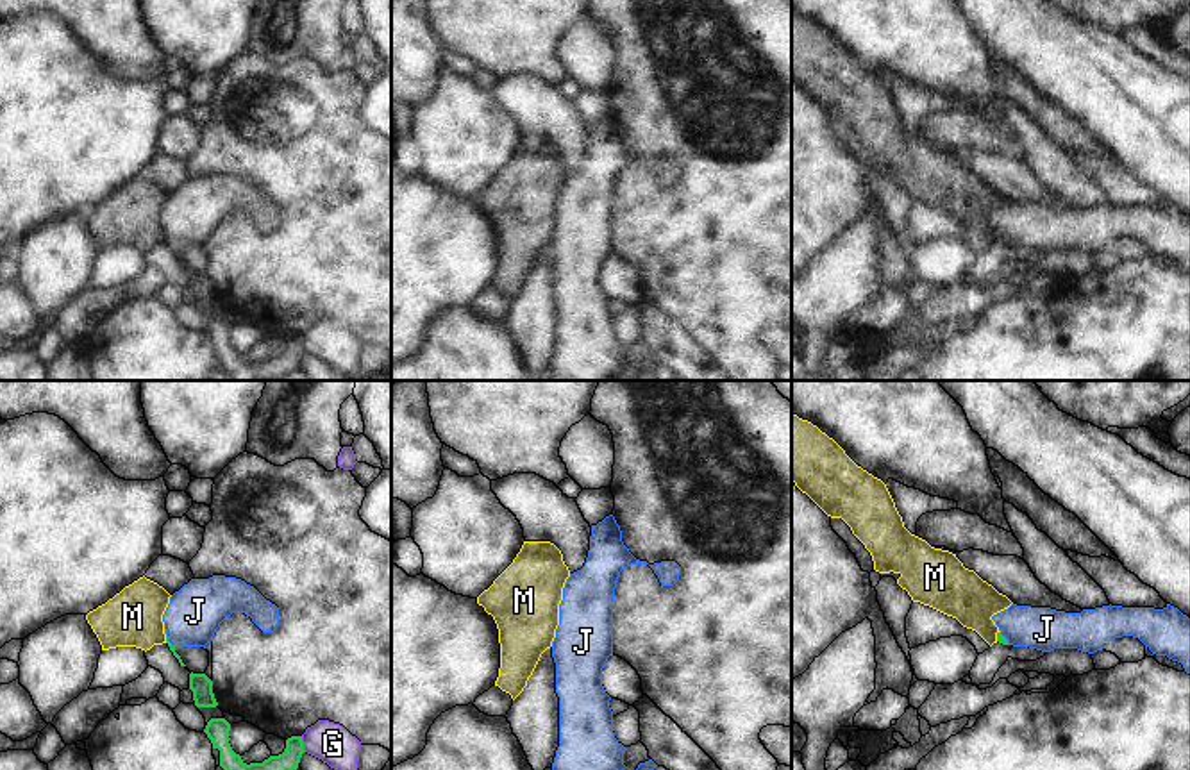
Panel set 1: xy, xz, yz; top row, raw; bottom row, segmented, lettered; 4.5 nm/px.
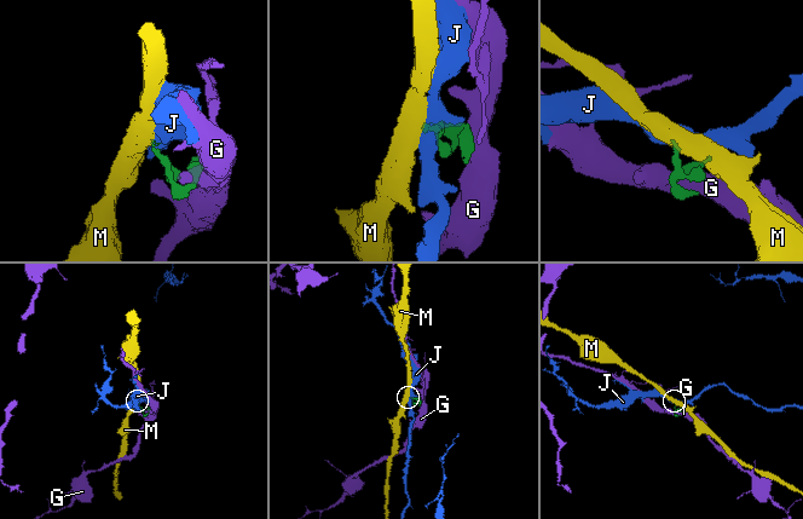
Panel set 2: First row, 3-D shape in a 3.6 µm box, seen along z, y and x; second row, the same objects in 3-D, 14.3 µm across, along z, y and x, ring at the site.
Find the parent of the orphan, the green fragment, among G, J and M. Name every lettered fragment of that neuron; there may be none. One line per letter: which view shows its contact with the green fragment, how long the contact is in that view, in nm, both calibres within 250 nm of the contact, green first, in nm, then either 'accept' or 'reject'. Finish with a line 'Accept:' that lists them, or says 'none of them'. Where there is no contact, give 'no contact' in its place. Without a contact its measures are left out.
G: contact in xy; length 80 nm; calibres 120 and 180 nm; reject
J: contact in xy; length 110 nm; calibres 30 and 240 nm; accept
M: contact in xy; length 70 nm; calibres 30 and 260 nm; reject
Accept: J

